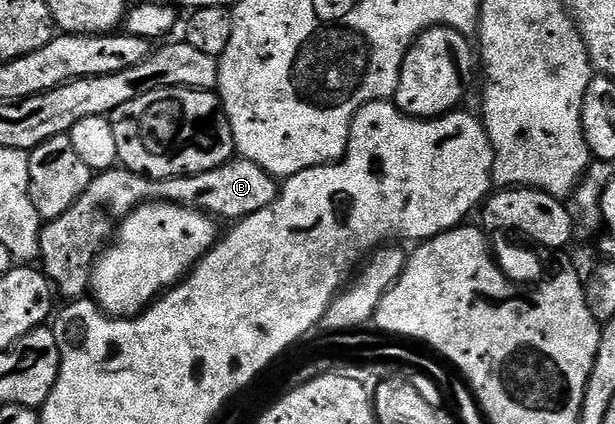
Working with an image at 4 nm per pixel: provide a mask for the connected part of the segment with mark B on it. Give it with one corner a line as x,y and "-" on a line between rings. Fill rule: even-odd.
233,159
227,161
222,167
199,173
193,177
171,177
169,181
153,181
151,177
142,177
139,173
131,173
123,167
113,167
93,176
86,191
77,201
53,221
47,222
38,234
38,261
42,272
52,282
55,292
64,296
64,299
80,299
89,292
92,284
92,266
102,250
113,240
114,234
119,230
121,221
132,214
132,210
139,205
150,201
171,201
174,205
186,205
190,209
198,209
201,213
208,214
213,219
225,217
228,223
235,223
241,217
249,217
262,211
278,196
277,178
271,177
258,163

